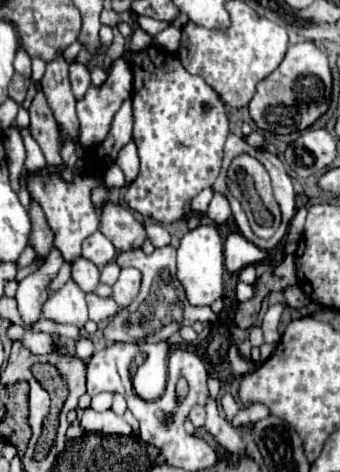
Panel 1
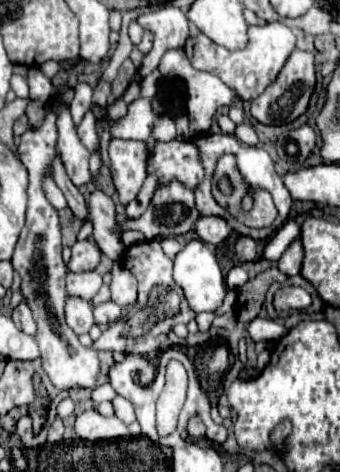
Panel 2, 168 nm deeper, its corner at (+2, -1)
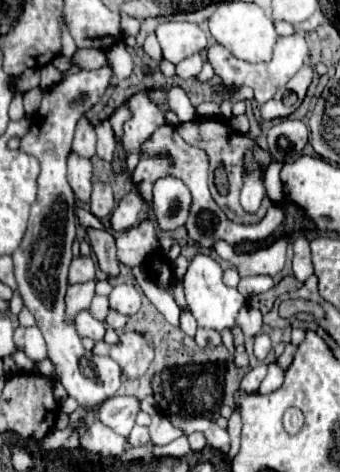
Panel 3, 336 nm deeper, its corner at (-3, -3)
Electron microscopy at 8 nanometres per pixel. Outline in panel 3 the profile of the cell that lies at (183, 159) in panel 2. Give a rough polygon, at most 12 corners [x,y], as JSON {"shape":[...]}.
{"shape":[[149,212],[117,236],[117,258],[129,268],[155,252],[159,242]]}

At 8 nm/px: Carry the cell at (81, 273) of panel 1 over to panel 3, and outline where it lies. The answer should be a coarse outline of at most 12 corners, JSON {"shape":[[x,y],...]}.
{"shape":[[95,280],[67,288],[67,318],[87,310],[95,296]]}

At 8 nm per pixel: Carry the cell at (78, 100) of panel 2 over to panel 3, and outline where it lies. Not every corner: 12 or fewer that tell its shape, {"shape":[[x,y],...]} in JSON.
{"shape":[[81,116],[73,136],[73,150],[83,158],[95,154],[95,132]]}

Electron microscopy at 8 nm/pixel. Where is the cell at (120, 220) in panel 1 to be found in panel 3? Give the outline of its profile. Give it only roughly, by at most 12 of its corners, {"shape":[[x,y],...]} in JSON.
{"shape":[[95,182],[89,204],[97,218],[115,206],[111,186]]}

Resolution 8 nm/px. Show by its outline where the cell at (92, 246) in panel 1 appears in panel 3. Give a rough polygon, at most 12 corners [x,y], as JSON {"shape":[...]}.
{"shape":[[91,256],[73,258],[69,284],[95,278]]}

